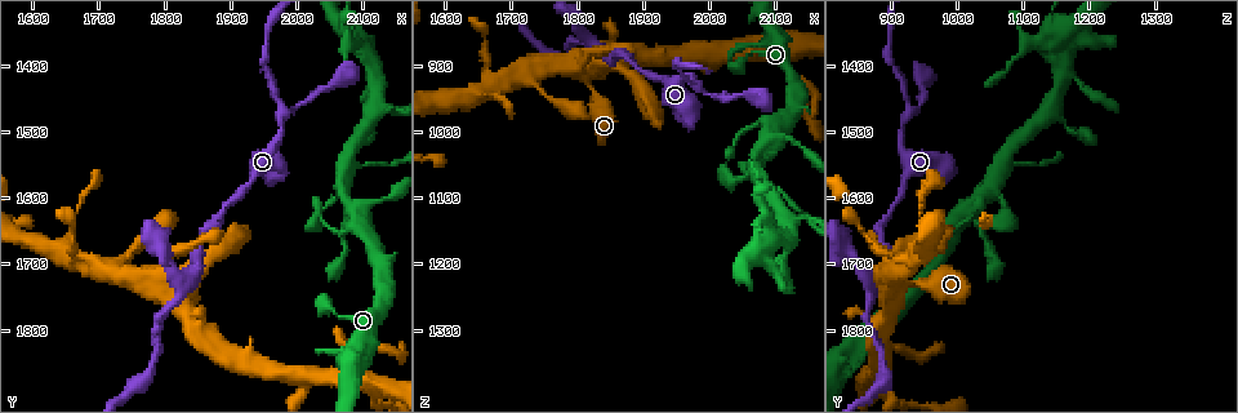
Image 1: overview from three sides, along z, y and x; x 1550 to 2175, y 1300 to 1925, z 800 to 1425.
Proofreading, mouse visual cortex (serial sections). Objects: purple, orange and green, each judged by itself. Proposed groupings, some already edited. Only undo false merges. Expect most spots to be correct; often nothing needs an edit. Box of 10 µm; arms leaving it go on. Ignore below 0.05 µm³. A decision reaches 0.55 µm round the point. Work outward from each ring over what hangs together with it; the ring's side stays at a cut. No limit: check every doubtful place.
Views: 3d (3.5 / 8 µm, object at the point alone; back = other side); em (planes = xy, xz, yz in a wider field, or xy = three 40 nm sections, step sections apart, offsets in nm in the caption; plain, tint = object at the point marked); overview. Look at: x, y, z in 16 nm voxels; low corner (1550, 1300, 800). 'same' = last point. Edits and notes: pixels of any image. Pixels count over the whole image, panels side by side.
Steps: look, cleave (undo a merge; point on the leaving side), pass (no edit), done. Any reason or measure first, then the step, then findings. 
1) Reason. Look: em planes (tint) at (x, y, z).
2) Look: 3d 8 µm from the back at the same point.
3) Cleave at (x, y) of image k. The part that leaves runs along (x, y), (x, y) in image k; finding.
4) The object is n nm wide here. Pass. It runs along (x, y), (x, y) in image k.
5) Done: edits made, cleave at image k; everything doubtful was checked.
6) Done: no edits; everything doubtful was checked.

Three-way junction. Look: 3d 3.5 µm at (1980, 1475, 925).

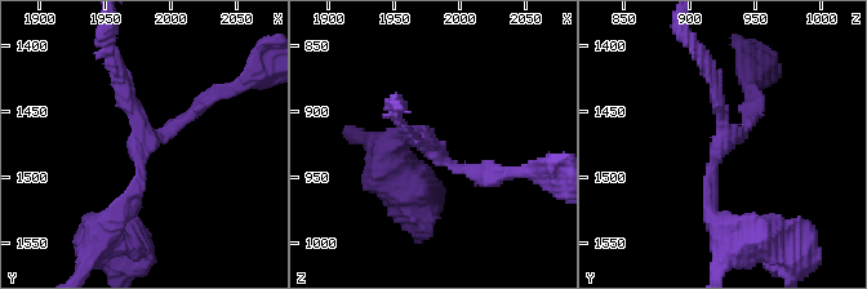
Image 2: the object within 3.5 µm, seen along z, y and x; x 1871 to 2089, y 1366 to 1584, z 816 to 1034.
3 arms meet here; the arms are 150, 150, 200 nm wide; now the EM. Look: em xy step 3 (tint) at (1978, 1474, 926).

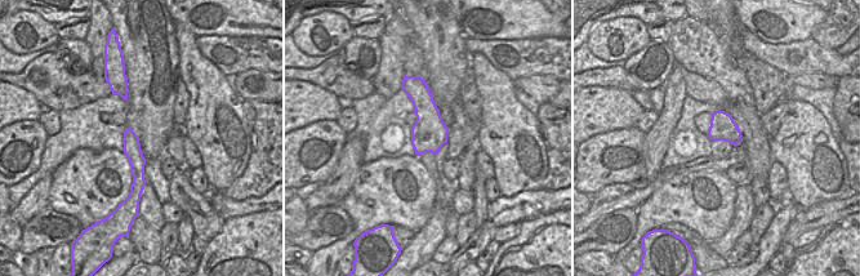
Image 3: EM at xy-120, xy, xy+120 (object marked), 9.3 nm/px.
Pass. It runs along (128, 130), (137, 161), (133, 191) in image 3; all the same cell.

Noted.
A narrow waist. Look: 3d 8 µm at (2090, 1625, 1010).

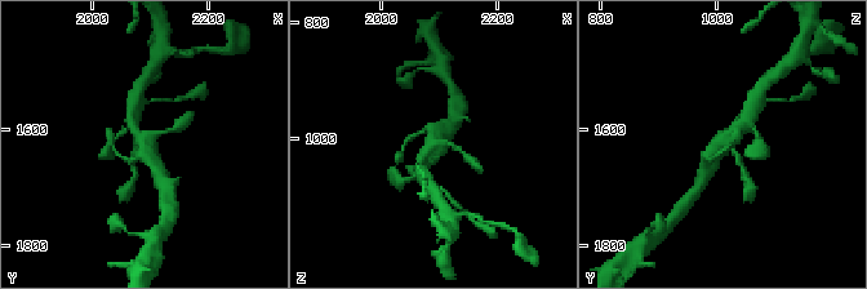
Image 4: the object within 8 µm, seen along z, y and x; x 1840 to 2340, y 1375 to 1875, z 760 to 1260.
Look: em planes (tint) at the same point.

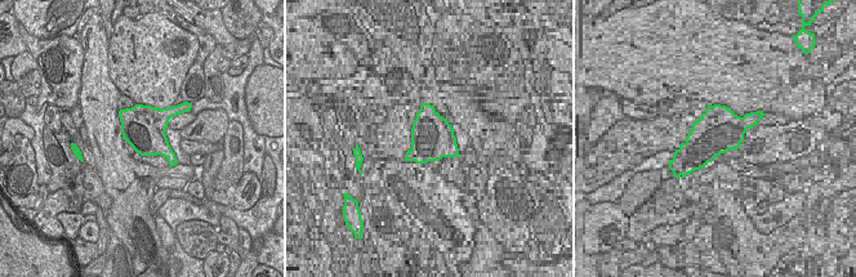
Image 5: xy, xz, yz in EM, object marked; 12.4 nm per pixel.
Pass. It runs along (707, 172), (725, 137), (747, 120) in image 4; one cell here.

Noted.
Thick turns thin. Look: 3d 3.5 µm at (2100, 1550, 1085).

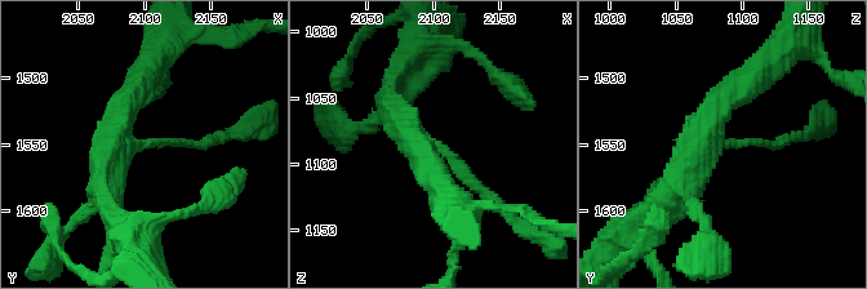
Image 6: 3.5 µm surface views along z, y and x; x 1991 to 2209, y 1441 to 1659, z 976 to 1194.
3 arms meet here; the arms are 150, 300, 350 nm wide; now the EM. Look: em xy step 2 (tint) at (2098, 1552, 1082).

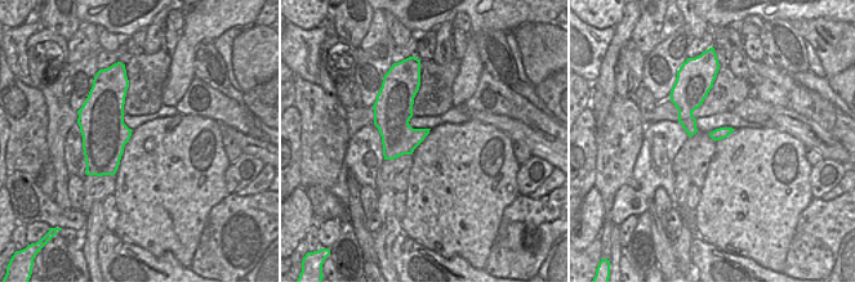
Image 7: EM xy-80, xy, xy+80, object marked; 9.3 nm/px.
Another direction. Look: em planes (tint) at the same point.

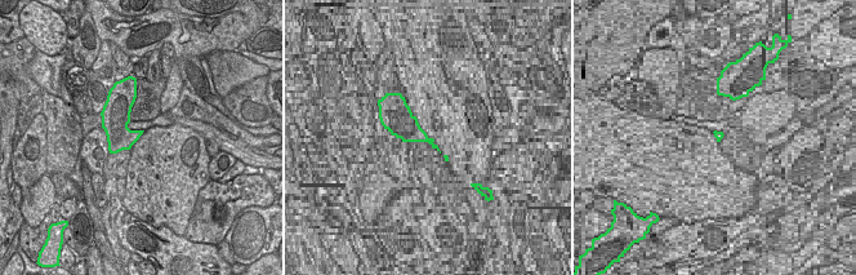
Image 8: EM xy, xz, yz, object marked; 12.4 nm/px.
Pass. It runs along (394, 110), (398, 123), (493, 199) in image 6; all the same cell.

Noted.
Done: no edits; everything doubtful was checked.

